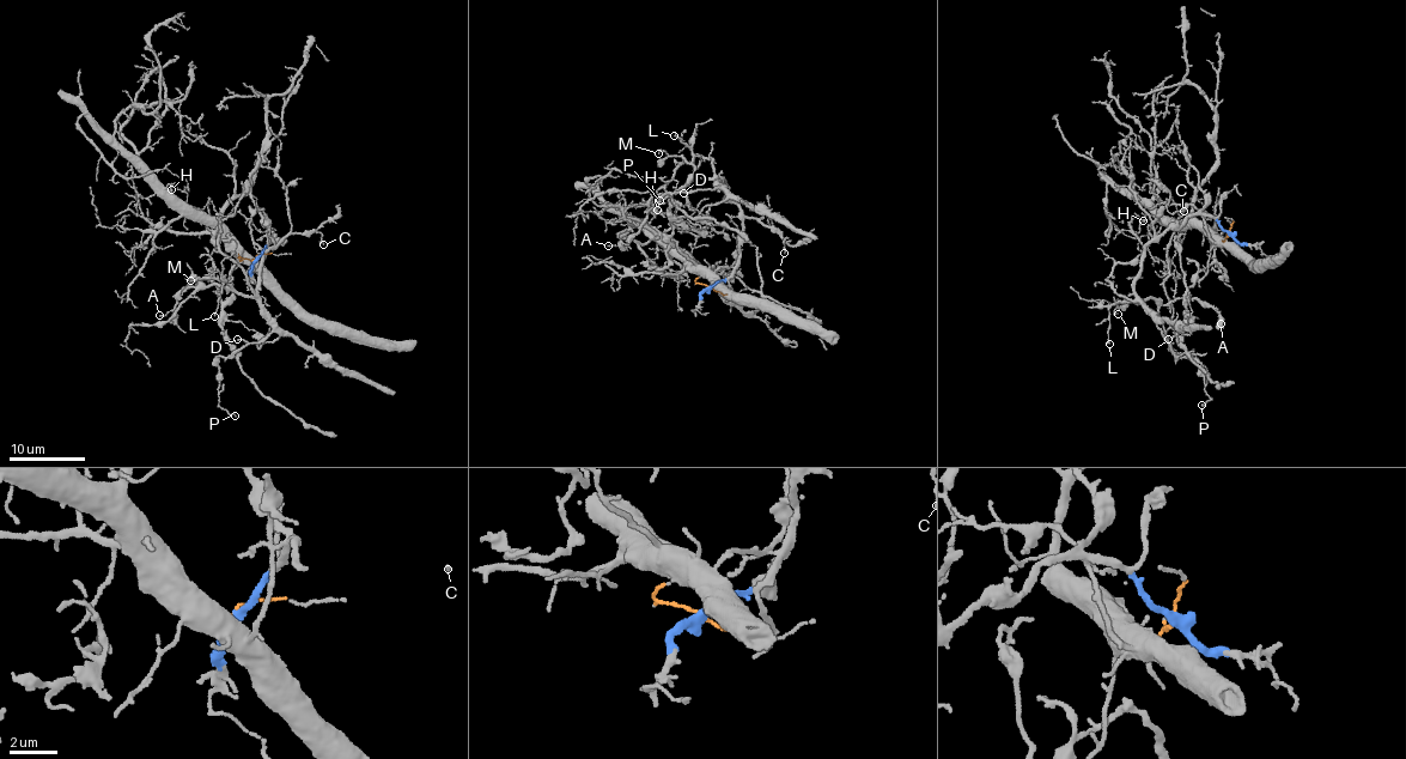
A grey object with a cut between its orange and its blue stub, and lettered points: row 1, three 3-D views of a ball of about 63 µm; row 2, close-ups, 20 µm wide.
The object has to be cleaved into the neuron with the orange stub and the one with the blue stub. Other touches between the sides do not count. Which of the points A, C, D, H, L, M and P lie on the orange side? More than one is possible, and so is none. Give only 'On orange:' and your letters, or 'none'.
On orange: H

